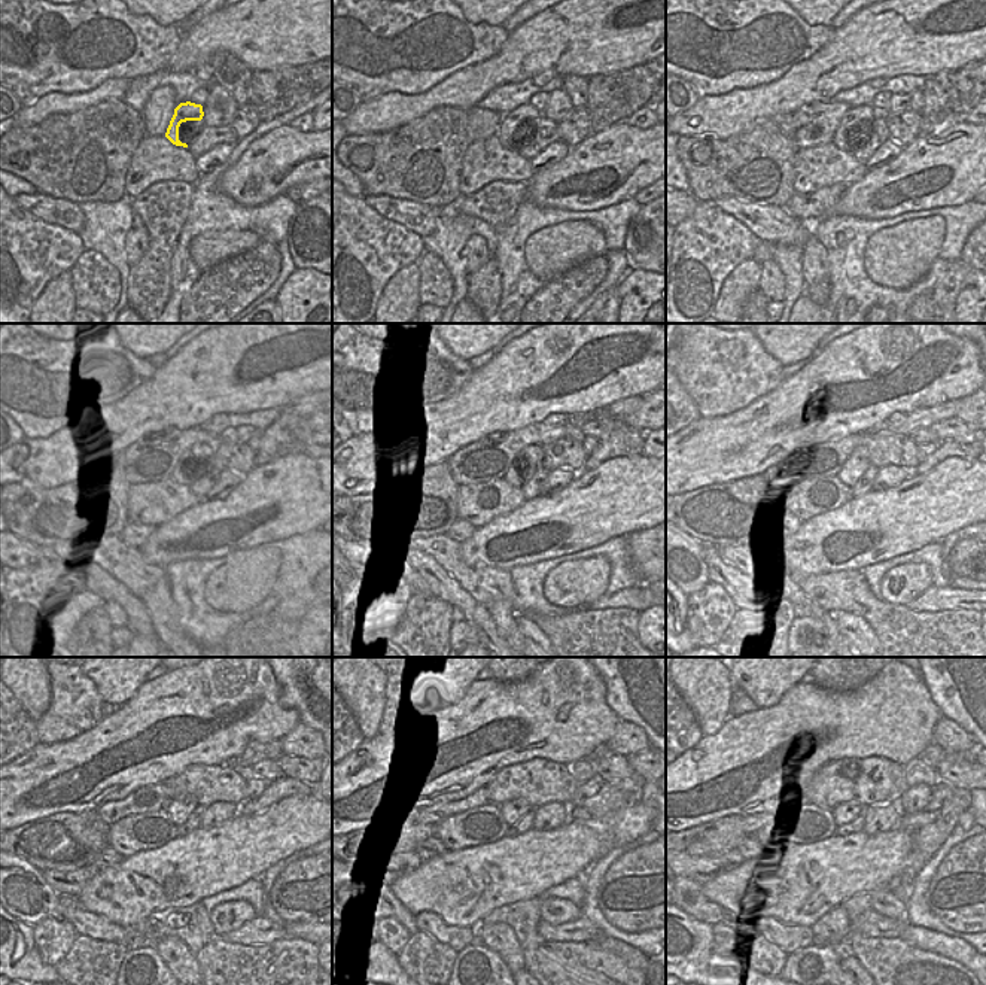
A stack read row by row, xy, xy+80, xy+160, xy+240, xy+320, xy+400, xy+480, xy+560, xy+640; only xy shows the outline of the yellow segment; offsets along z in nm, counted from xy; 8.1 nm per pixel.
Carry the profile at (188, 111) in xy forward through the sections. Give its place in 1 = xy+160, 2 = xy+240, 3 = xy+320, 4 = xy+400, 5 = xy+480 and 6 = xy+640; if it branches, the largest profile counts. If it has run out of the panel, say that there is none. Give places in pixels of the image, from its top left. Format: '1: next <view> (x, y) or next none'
1: next xy+160 (863, 115)
2: next xy+240 (195, 456)
3: next xy+320 (532, 456)
4: next xy+400 (858, 461)
5: next xy+480 (179, 809)
6: next xy+640 (843, 814)

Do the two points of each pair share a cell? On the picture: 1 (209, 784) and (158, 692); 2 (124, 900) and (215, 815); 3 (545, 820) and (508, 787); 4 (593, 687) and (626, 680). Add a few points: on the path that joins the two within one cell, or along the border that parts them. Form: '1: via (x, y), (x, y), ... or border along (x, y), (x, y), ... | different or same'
1: border along (228, 763), (189, 765), (166, 778) | different
2: border along (234, 815), (218, 824), (200, 827) | different
3: border along (569, 803), (547, 802), (535, 808) | different
4: border along (598, 672), (603, 683), (603, 701), (617, 717) | different

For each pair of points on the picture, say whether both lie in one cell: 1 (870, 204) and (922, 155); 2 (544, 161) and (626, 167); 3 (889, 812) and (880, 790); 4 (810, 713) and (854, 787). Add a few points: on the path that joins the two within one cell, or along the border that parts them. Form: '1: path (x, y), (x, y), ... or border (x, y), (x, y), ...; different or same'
1: path (883, 192), (909, 169); same
2: border (572, 148), (565, 157), (535, 173); different
3: border (895, 803), (864, 806); different
4: border (873, 756), (833, 759), (810, 781); different

